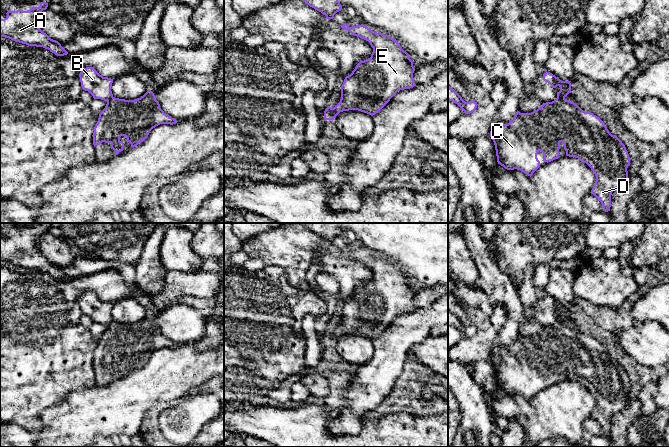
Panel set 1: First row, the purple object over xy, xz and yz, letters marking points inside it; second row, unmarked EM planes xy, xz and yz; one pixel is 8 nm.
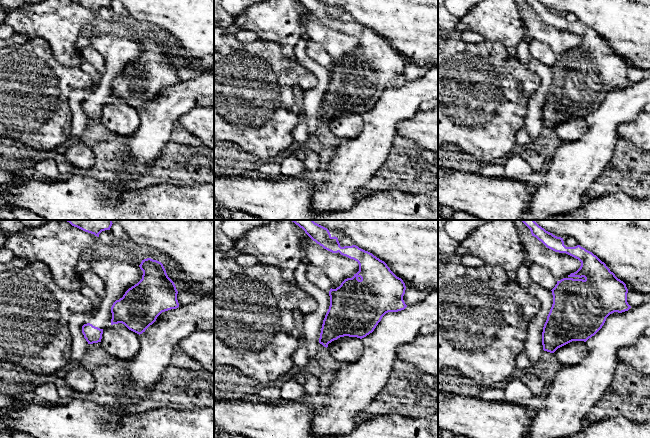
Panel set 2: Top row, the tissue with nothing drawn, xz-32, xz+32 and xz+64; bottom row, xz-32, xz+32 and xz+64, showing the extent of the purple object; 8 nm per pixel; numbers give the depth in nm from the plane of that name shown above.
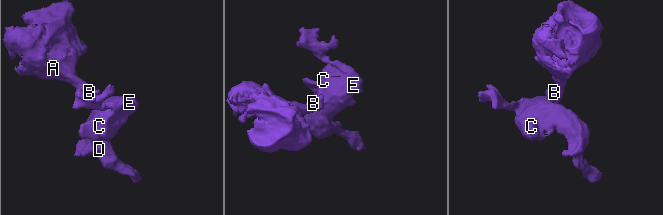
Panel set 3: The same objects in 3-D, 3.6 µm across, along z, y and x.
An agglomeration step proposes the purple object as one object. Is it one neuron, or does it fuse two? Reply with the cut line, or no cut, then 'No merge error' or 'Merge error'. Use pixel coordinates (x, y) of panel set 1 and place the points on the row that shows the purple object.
Split along xz (332, 108), (334, 117). Merge error

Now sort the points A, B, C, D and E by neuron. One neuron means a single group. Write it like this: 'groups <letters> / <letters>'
groups A B / C D E

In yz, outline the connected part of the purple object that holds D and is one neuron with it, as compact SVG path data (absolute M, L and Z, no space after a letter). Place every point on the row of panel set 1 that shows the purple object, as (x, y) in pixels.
M556 98L552 102L543 103L531 113L517 111L508 124L493 124L490 137L495 145L498 164L507 170L521 170L530 177L540 167L538 152L544 155L542 161L551 162L559 158L562 142L566 156L578 158L594 172L596 181L590 193L601 202L605 212L610 211L612 192L623 186L628 179L627 168L631 159L622 141L609 132L599 117L583 111L577 104L566 99Z

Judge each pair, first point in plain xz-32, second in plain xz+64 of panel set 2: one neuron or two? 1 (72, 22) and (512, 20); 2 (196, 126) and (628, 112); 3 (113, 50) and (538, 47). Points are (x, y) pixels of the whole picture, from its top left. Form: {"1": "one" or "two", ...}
{"1": "one", "2": "two", "3": "two"}

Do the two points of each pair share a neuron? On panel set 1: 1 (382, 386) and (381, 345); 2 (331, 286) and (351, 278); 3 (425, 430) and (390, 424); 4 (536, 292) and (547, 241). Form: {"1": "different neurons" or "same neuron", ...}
{"1": "same neuron", "2": "different neurons", "3": "same neuron", "4": "different neurons"}

